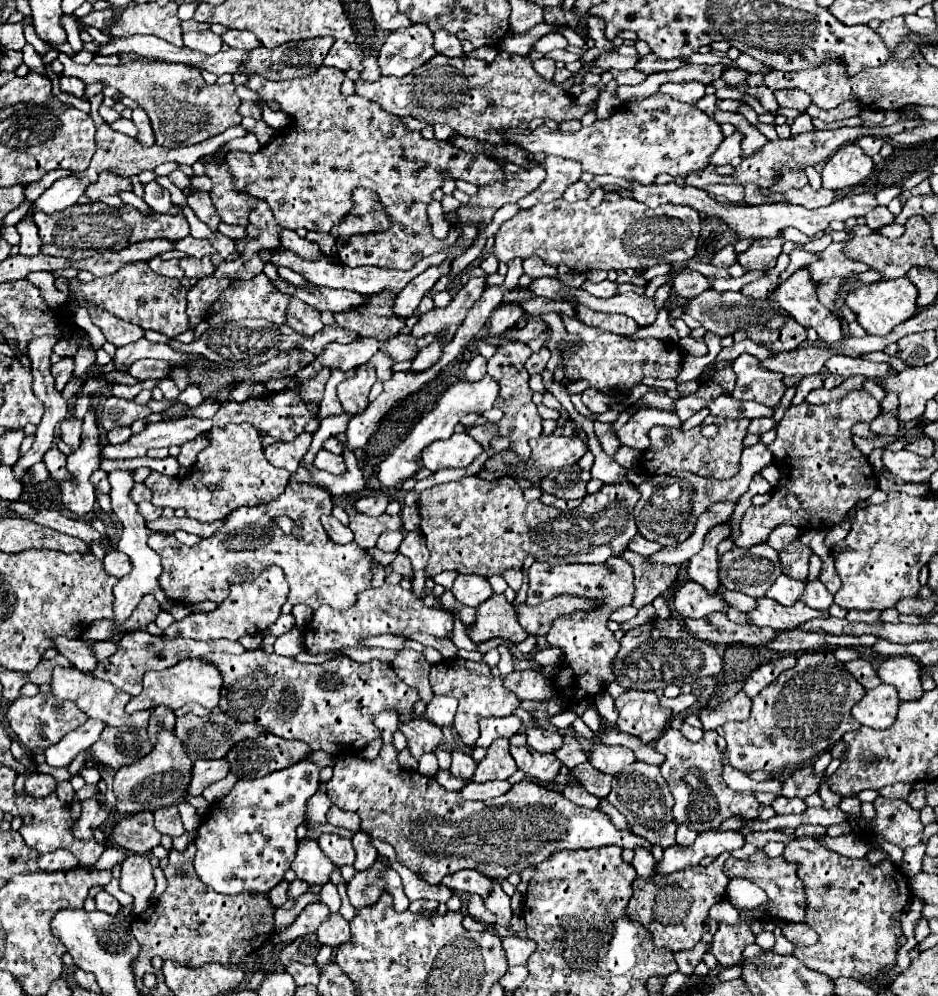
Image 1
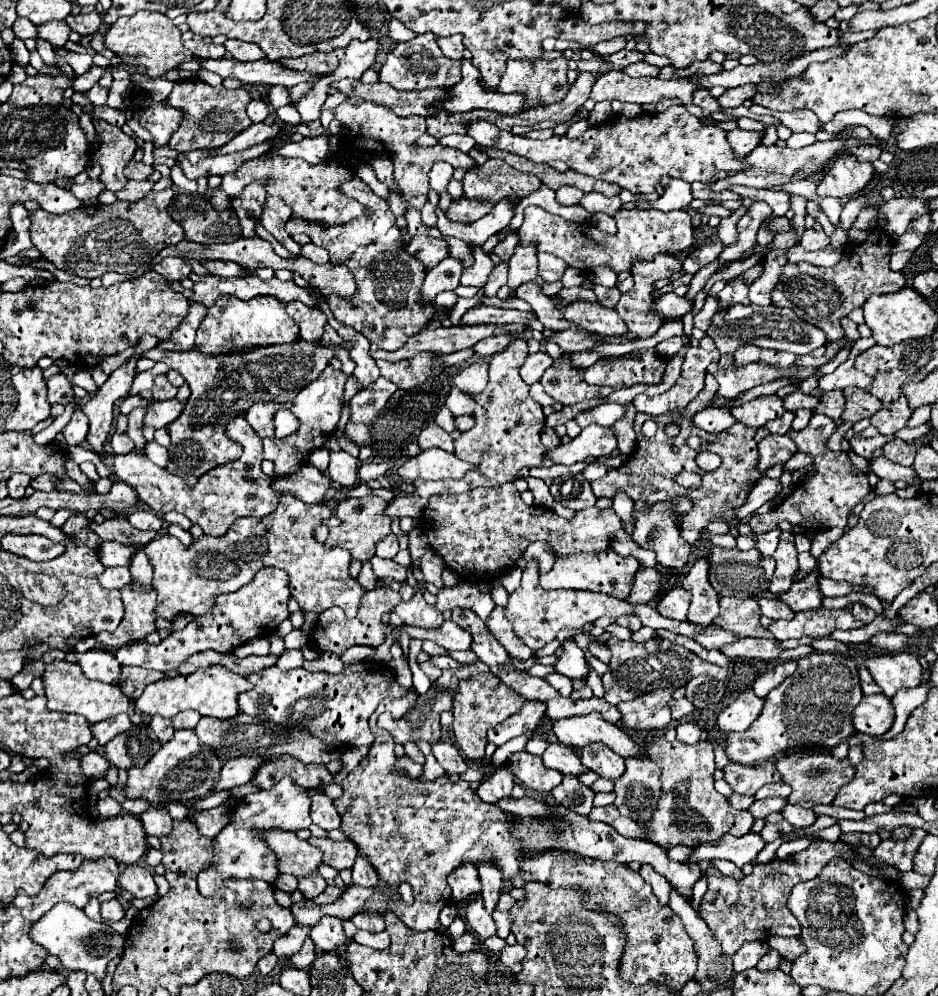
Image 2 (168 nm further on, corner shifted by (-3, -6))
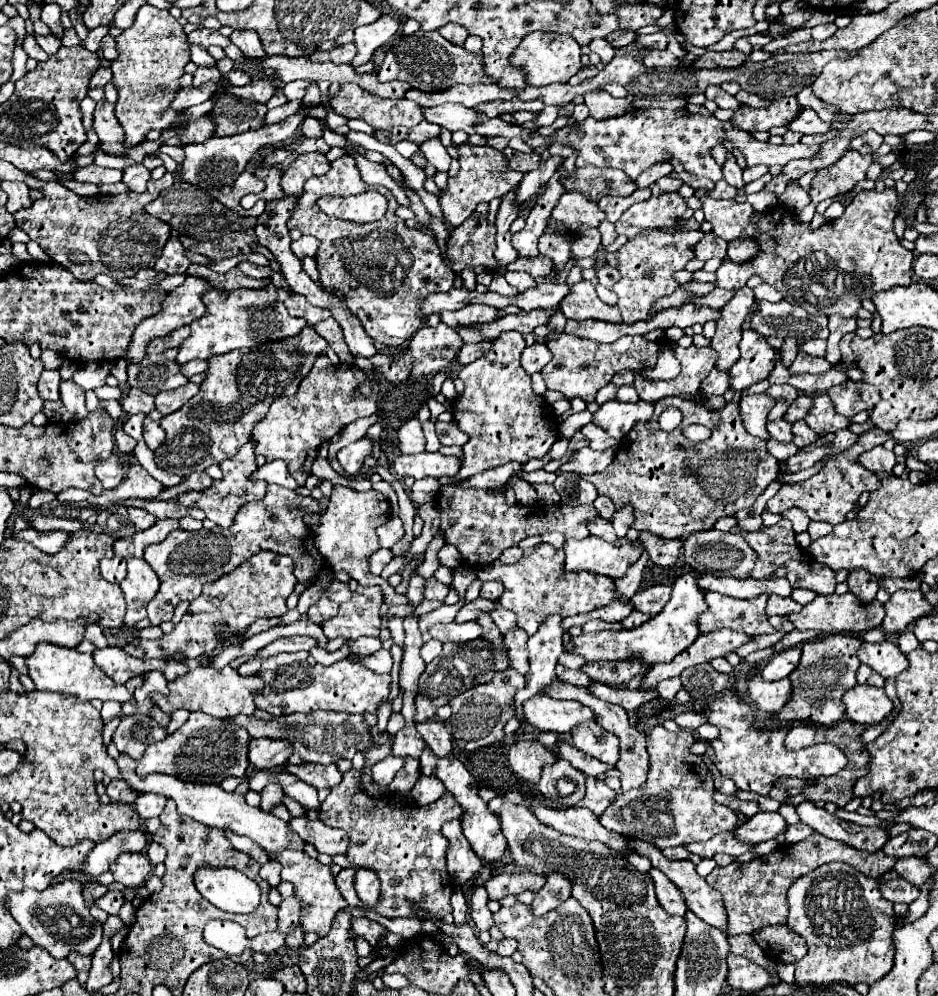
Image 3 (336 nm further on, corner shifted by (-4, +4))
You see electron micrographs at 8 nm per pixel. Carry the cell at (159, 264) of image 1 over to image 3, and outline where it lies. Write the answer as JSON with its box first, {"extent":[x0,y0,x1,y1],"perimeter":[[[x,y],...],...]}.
{"extent":[154,231,190,275],"perimeter":[[[172,231],[172,235],[170,235],[168,243],[164,245],[164,251],[162,251],[160,259],[156,261],[154,269],[156,271],[166,271],[168,275],[172,275],[172,273],[186,273],[188,265],[190,265],[190,261],[186,257],[186,251],[184,251],[182,243],[178,241],[178,233]]]}

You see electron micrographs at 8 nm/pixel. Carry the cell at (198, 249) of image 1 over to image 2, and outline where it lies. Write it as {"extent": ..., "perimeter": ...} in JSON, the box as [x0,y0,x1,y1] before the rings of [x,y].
{"extent":[201,261,245,277],"perimeter":[[[201,261],[211,273],[223,277],[245,277],[245,269],[231,261]]]}

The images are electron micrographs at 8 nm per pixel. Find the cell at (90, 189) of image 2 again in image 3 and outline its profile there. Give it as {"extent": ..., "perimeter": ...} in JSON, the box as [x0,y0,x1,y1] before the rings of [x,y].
{"extent":[74,165,122,185],"perimeter":[[[86,165],[82,169],[76,169],[74,177],[76,177],[76,181],[82,181],[82,183],[104,185],[104,183],[118,183],[122,179],[122,171],[118,171],[118,169],[102,169],[98,165]]]}

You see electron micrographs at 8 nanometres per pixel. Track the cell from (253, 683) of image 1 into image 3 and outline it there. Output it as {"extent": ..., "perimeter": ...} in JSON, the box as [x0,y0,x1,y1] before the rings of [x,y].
{"extent":[256,659,390,715],"perimeter":[[[342,659],[330,667],[324,665],[308,665],[304,663],[292,663],[284,665],[276,671],[262,671],[262,677],[266,681],[266,689],[256,693],[256,705],[272,711],[272,715],[290,715],[290,713],[312,713],[312,711],[344,711],[344,713],[376,713],[378,701],[386,699],[390,695],[390,673],[374,673],[366,665]]]}

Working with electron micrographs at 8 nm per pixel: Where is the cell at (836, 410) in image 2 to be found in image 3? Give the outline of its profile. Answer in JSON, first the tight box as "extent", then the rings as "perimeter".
{"extent":[804,393,850,435],"perimeter":[[[820,393],[812,399],[812,409],[808,411],[808,417],[804,419],[818,435],[836,433],[840,429],[846,429],[850,425],[850,419],[836,413],[832,399],[828,393]]]}

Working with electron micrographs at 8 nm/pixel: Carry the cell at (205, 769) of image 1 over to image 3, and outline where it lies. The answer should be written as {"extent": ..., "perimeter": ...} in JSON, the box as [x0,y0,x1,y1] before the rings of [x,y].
{"extent":[248,739,292,769],"perimeter":[[[252,739],[248,749],[248,761],[254,769],[272,769],[292,755],[292,747],[284,739]]]}

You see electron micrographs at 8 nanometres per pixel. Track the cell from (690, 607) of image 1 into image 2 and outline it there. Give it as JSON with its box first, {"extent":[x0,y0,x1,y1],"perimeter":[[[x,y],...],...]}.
{"extent":[657,587,691,621],"perimeter":[[[681,587],[667,591],[659,601],[657,601],[657,611],[663,617],[669,619],[677,619],[677,621],[685,621],[687,619],[687,607],[689,607],[691,595],[687,595],[687,591],[683,591]]]}

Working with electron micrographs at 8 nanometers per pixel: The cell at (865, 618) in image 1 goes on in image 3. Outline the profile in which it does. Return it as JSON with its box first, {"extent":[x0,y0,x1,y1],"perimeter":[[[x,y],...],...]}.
{"extent":[848,569,880,603],"perimeter":[[[856,569],[856,571],[850,571],[850,577],[848,577],[848,587],[850,591],[864,603],[868,601],[874,601],[876,597],[876,591],[880,589],[878,585],[878,577],[864,571],[864,569]]]}

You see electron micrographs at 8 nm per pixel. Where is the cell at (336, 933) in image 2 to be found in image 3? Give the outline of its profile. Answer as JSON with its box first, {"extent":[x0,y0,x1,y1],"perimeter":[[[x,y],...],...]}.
{"extent":[272,851,348,937],"perimeter":[[[280,851],[276,857],[272,857],[276,861],[282,863],[282,879],[284,881],[292,881],[294,889],[296,889],[296,897],[300,897],[302,905],[304,905],[304,917],[302,917],[302,927],[306,931],[314,931],[320,937],[324,937],[330,927],[332,927],[332,919],[334,915],[344,909],[348,903],[342,899],[342,895],[338,893],[338,887],[334,885],[334,877],[330,873],[328,865],[322,865],[320,861],[308,857],[304,851]]]}

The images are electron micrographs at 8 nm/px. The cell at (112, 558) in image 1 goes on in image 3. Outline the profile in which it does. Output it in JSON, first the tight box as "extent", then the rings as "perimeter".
{"extent":[100,557,126,583],"perimeter":[[[112,557],[112,559],[102,559],[100,561],[100,573],[106,581],[110,583],[120,583],[124,579],[124,573],[126,573],[126,565],[124,565],[126,559],[122,557]]]}

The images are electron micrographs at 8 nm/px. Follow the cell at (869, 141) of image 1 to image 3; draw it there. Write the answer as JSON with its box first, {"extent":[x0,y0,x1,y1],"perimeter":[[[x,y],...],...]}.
{"extent":[850,131,882,155],"perimeter":[[[866,131],[860,137],[854,137],[850,141],[850,149],[856,149],[862,155],[874,155],[878,151],[878,147],[882,145],[882,135],[878,135],[876,131]]]}

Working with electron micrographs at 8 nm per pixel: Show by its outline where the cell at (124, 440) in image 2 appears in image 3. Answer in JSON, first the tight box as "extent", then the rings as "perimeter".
{"extent":[116,429,136,453],"perimeter":[[[118,429],[116,431],[116,449],[120,453],[130,453],[130,451],[134,451],[134,447],[136,447],[136,439],[130,437],[128,433],[124,433],[122,429]]]}

